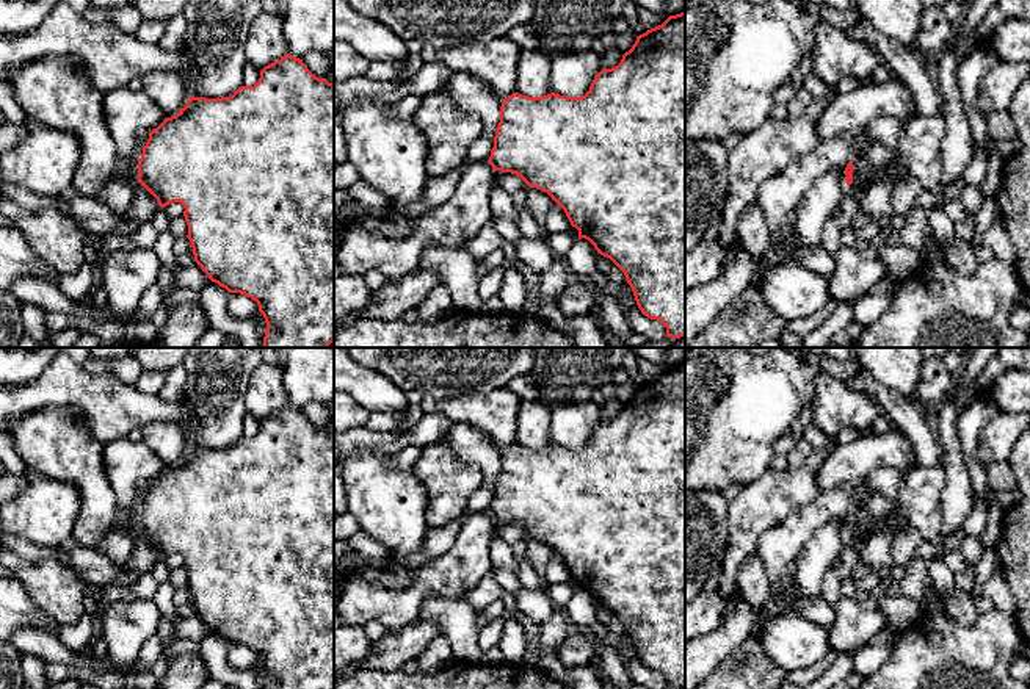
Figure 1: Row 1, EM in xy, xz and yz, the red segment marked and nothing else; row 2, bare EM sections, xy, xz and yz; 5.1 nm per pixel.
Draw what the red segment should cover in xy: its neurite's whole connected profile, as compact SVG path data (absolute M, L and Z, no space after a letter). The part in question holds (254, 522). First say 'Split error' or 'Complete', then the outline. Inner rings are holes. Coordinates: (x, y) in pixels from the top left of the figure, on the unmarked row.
Complete. M287 404L265 417L254 437L240 437L232 446L221 449L190 448L187 456L166 468L149 484L138 510L138 534L141 534L163 559L180 553L188 576L194 612L209 629L229 644L240 644L257 653L267 673L263 689L334 689L334 434L315 427L303 410Z

